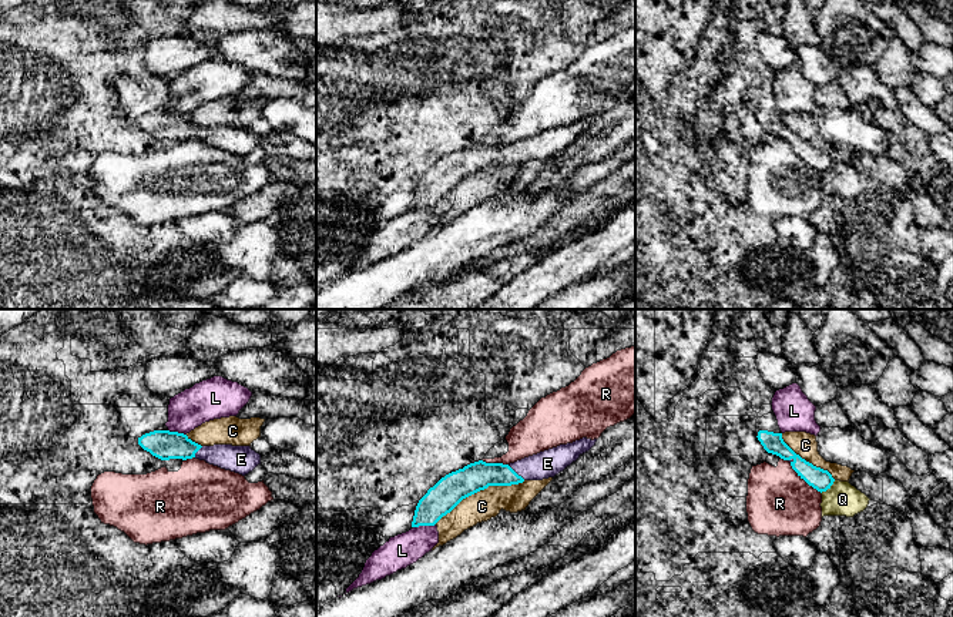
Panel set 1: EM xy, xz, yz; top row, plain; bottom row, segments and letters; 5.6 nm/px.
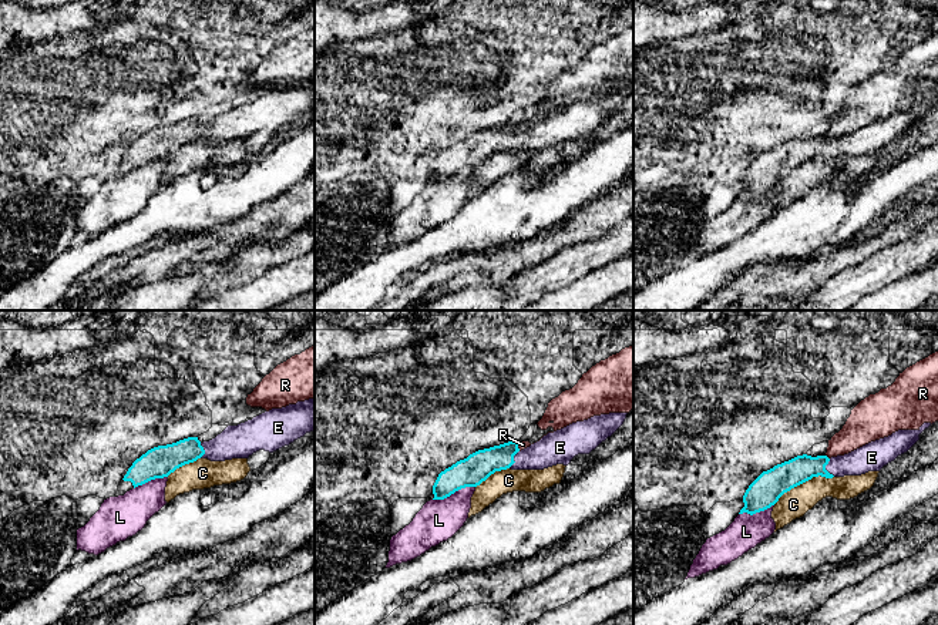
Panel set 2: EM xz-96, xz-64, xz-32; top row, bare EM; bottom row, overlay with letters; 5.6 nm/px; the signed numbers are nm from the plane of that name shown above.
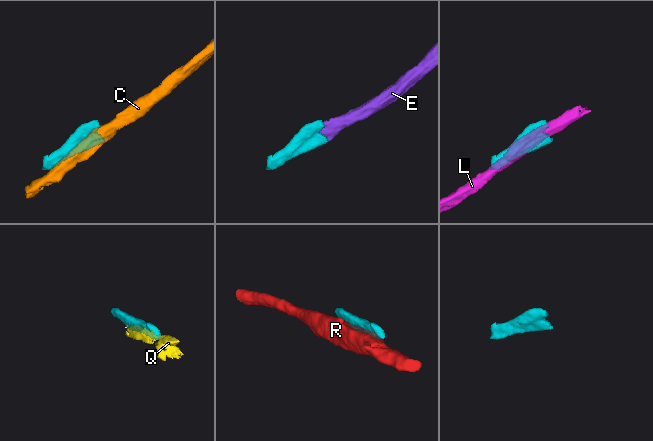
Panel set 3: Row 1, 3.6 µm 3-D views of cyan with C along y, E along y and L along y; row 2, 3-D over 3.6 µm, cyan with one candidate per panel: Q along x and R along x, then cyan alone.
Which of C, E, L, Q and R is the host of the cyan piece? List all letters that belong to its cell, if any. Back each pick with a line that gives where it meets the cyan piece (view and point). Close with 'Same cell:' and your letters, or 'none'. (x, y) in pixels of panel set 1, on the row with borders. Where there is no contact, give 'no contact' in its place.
E: xz (514, 472)
Same cell: E

